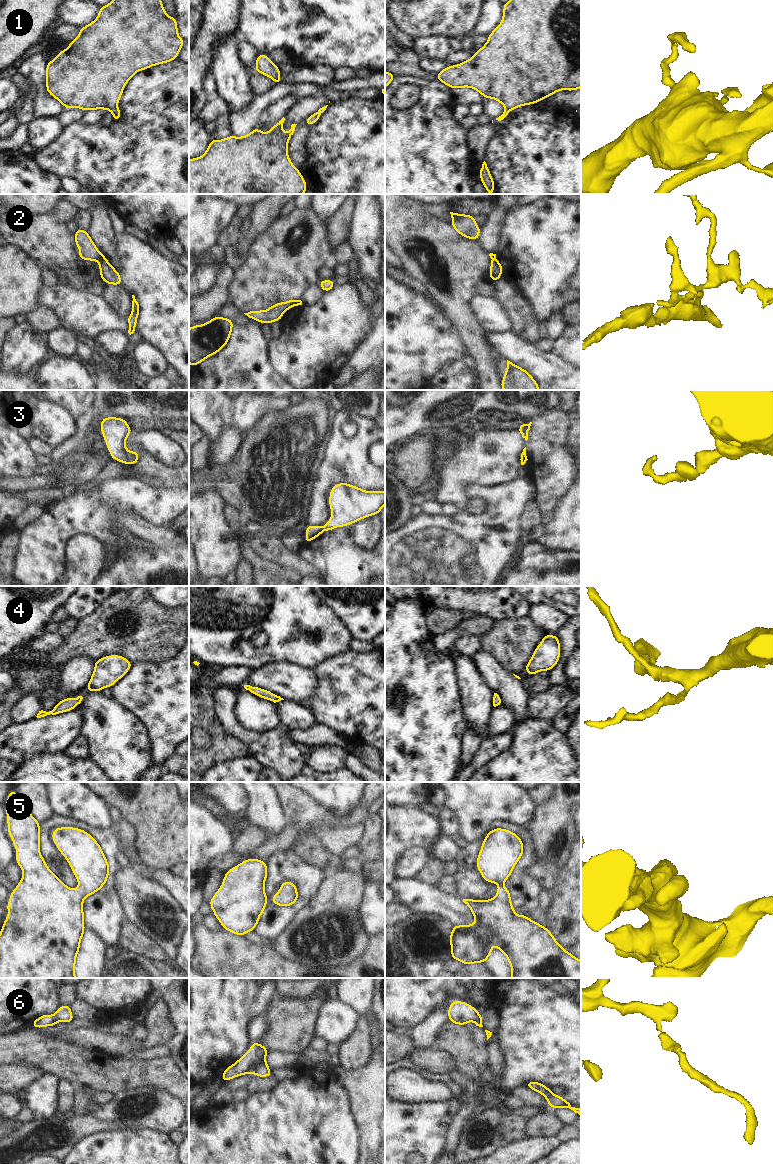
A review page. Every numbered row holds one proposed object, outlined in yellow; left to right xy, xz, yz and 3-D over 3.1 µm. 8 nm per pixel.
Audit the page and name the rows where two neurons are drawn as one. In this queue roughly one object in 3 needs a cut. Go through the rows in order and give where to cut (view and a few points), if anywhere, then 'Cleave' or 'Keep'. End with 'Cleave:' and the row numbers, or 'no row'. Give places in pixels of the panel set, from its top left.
1: No split. Keep
2: Split along xy (104, 257), (99, 262). Cleave
3: No split. Keep
4: No split. Keep
5: No split. Keep
6: No split. Keep
Cleave: 2

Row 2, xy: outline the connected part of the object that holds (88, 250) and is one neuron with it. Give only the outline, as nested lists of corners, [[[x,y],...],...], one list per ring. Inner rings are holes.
[[[76,229],[74,234],[74,241],[79,248],[78,256],[84,261],[97,261],[100,262],[105,255],[98,250],[98,247],[91,239],[87,230]]]

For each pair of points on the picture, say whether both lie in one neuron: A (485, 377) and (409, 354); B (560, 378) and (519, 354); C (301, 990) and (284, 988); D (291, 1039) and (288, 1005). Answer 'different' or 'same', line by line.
A: different
B: same
C: same
D: same

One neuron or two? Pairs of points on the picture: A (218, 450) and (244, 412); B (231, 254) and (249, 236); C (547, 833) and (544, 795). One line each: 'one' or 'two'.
A: two
B: one
C: two

